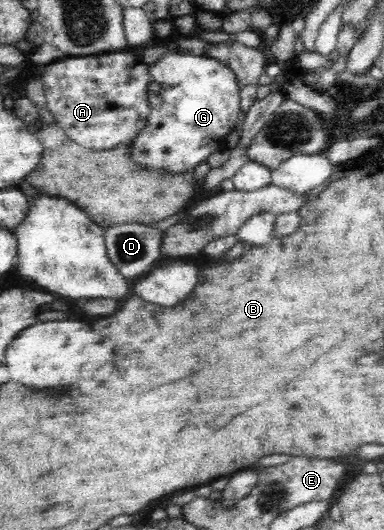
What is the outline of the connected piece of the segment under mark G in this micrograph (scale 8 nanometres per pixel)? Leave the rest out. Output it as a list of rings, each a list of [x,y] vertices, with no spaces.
[[[167,51],[155,65],[147,65],[151,83],[146,87],[149,100],[149,117],[136,137],[127,144],[129,157],[141,164],[146,171],[161,172],[161,175],[177,175],[193,170],[215,152],[226,149],[227,137],[239,121],[240,89],[235,73],[228,66],[208,55],[189,54],[182,51]]]

